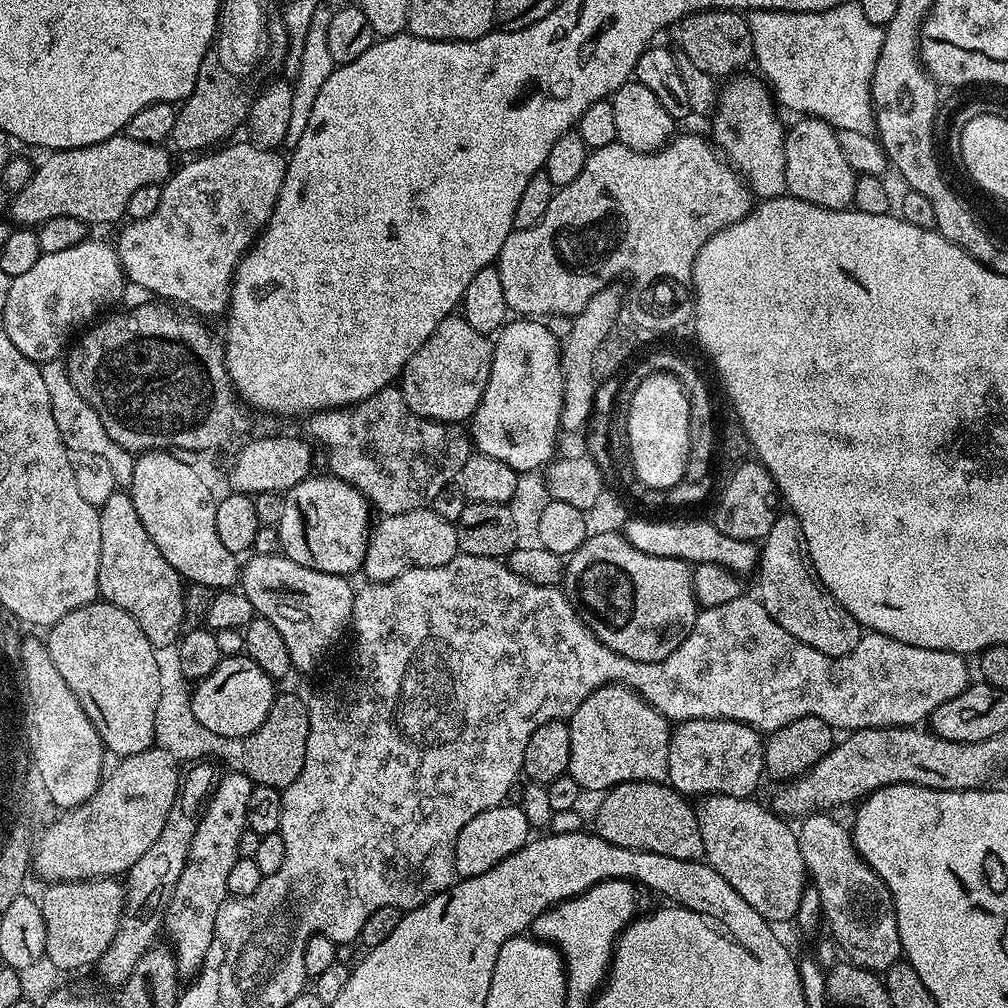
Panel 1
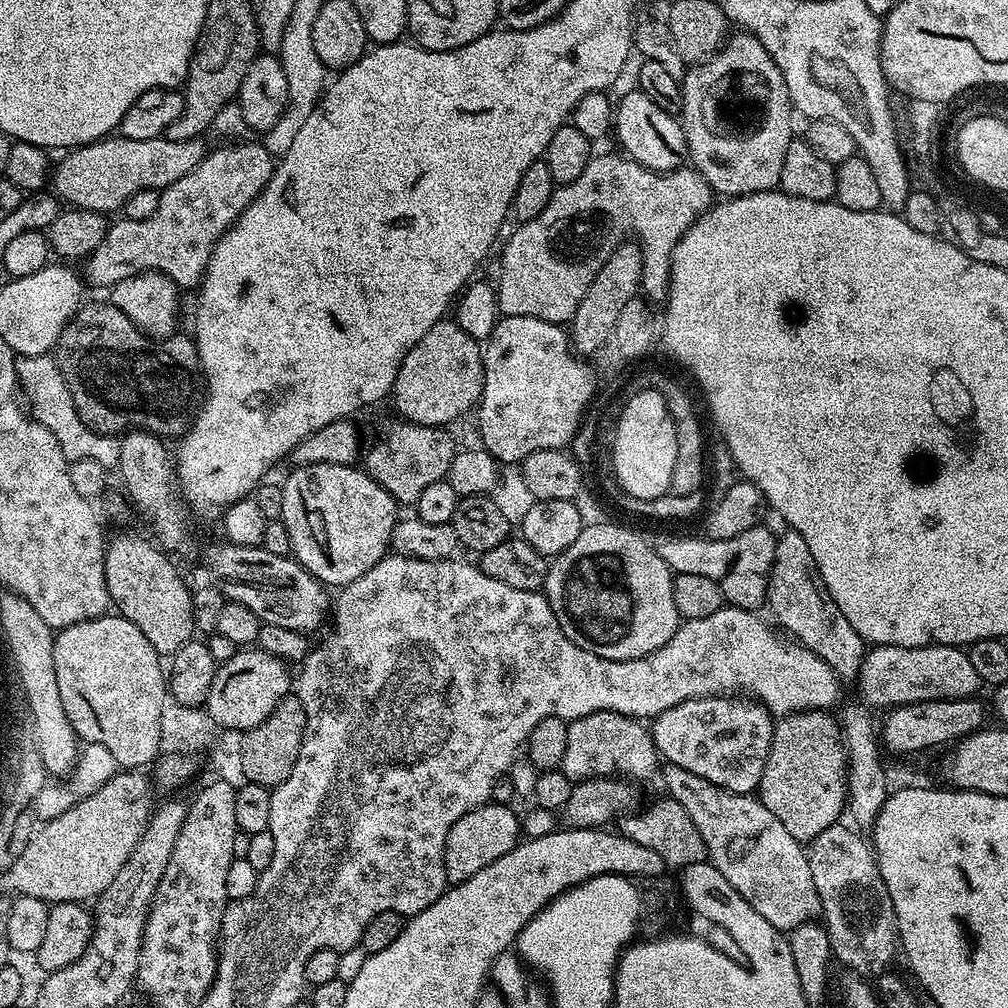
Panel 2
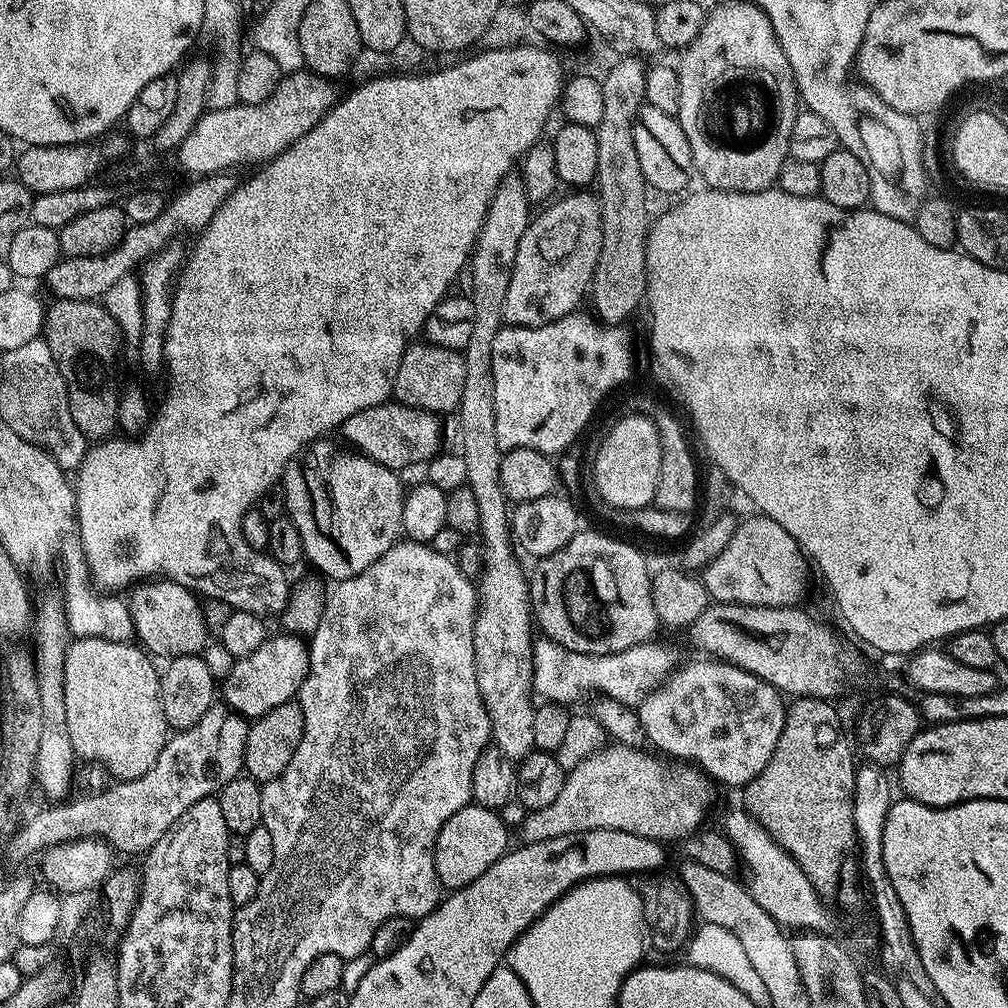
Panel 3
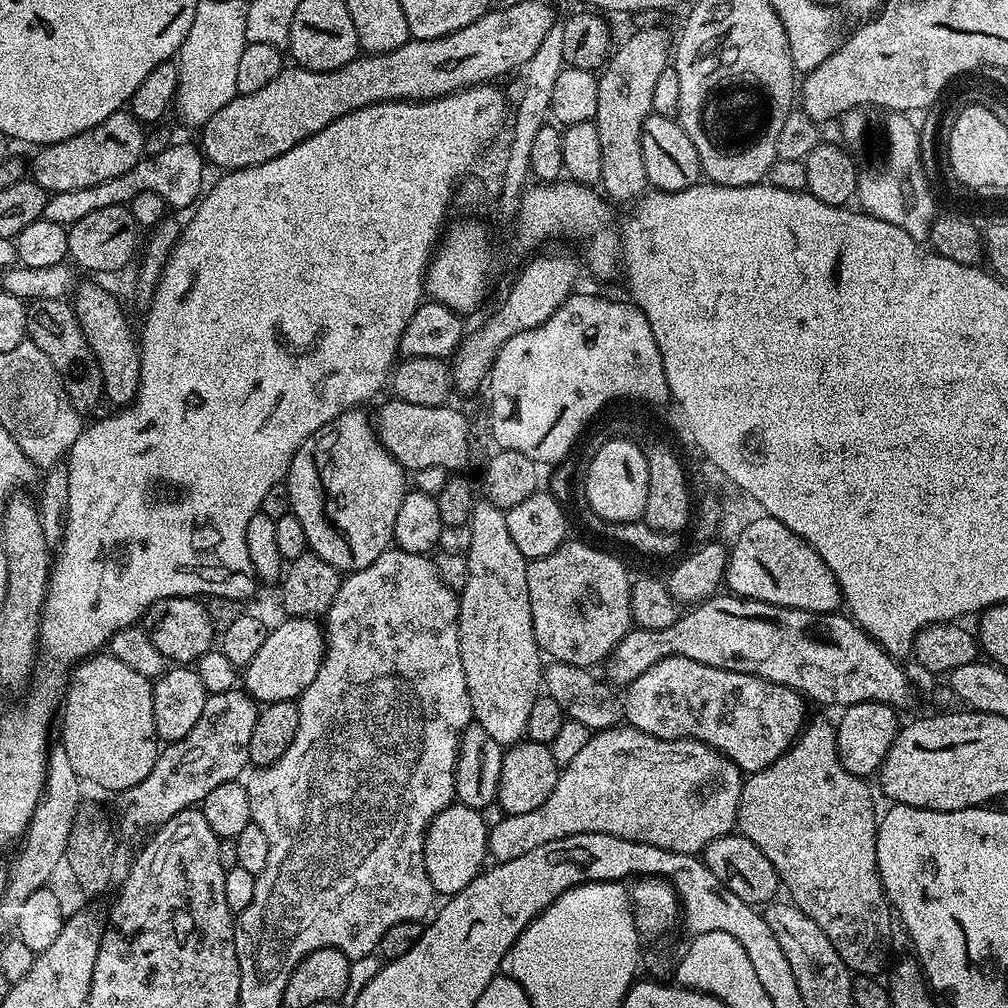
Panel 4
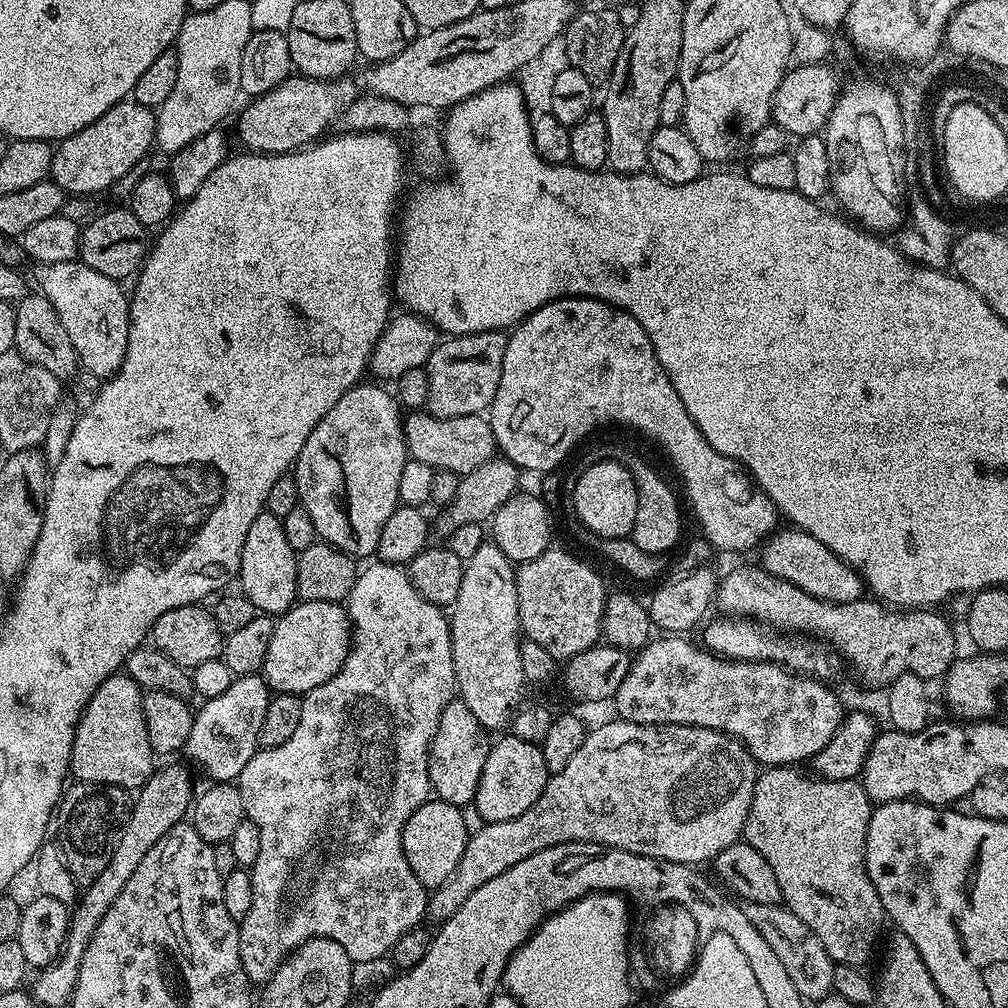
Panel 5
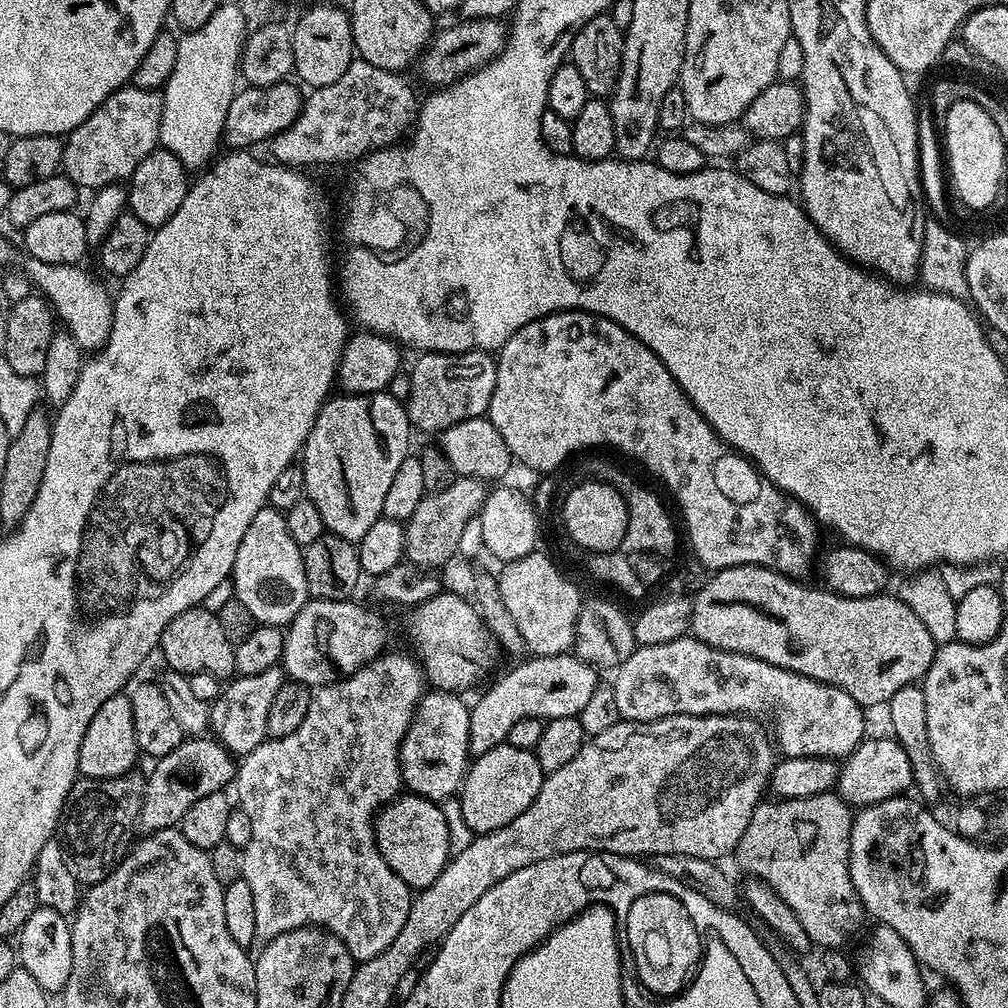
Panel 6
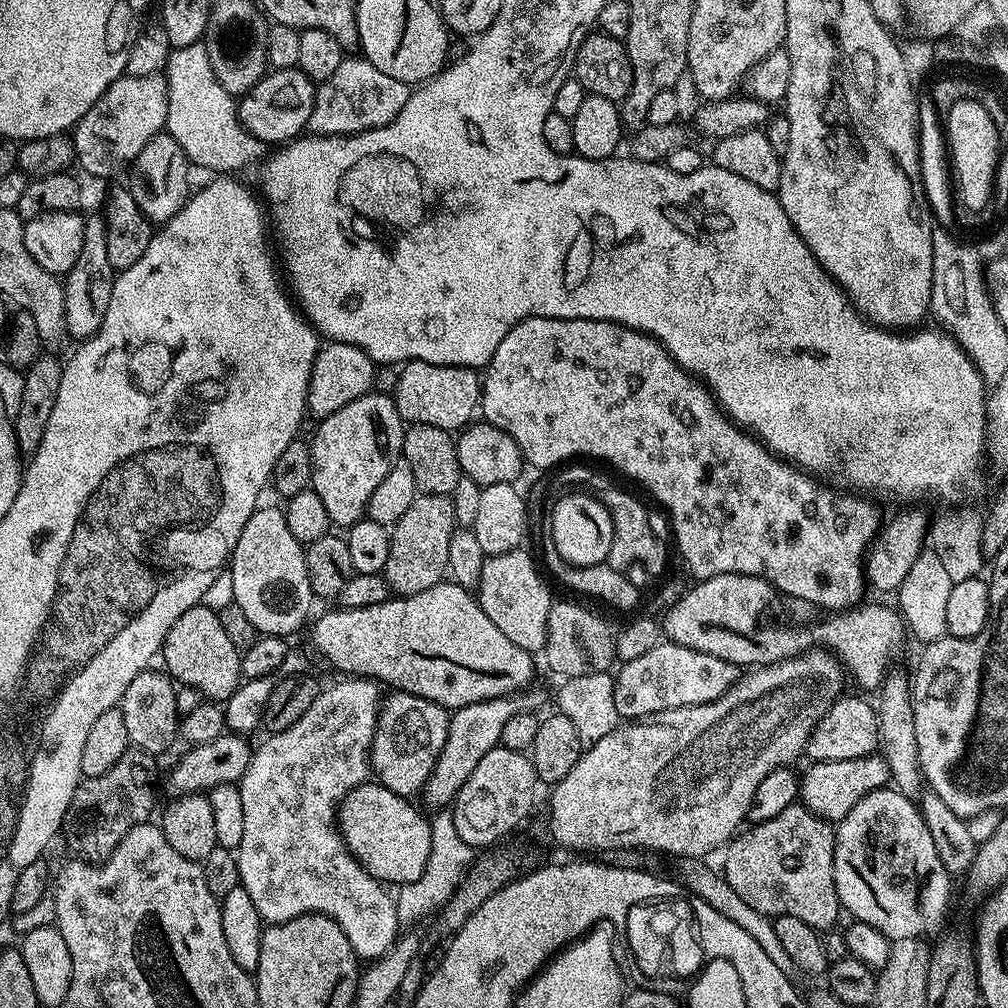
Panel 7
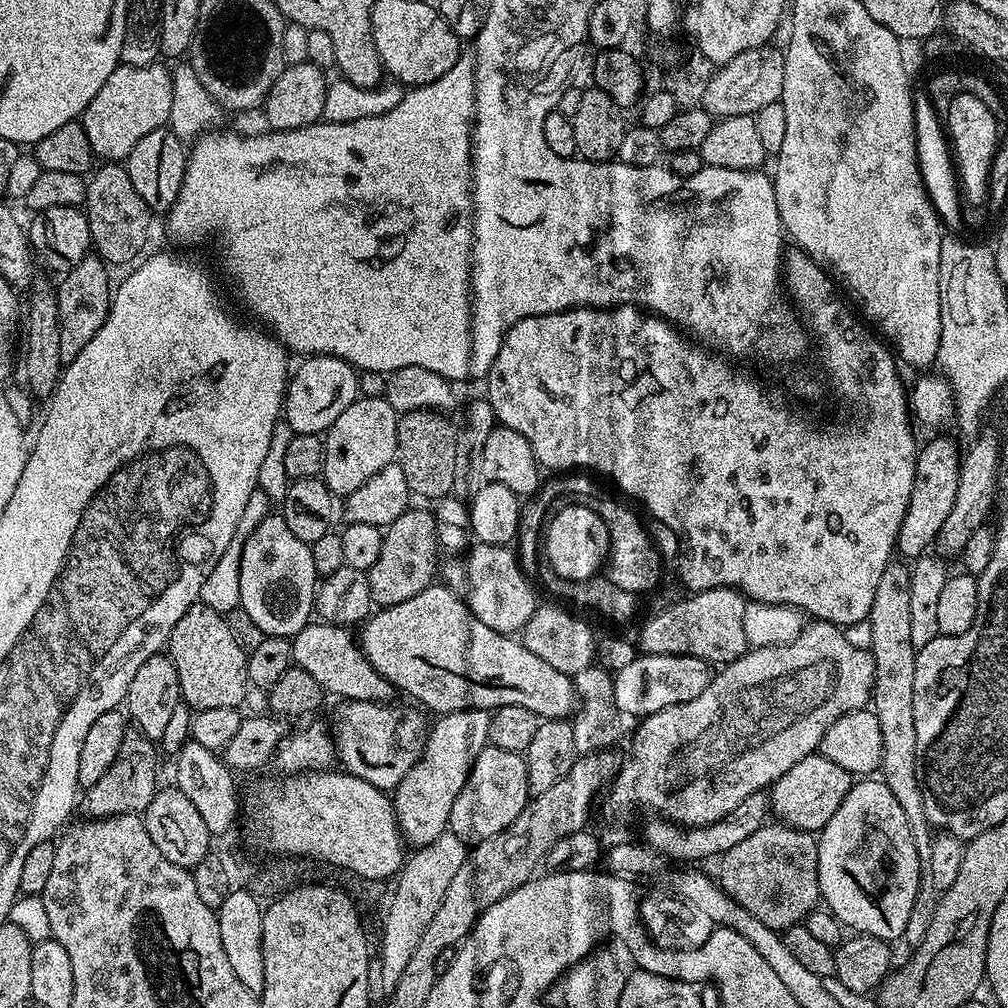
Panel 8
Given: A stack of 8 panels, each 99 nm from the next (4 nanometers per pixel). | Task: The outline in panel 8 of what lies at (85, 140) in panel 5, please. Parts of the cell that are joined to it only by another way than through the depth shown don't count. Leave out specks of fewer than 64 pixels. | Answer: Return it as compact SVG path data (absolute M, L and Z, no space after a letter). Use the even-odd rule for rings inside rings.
M157 62L146 66L130 66L120 63L114 74L102 82L102 90L90 98L82 123L86 138L90 138L93 157L104 162L127 161L130 150L138 146L138 138L169 123L174 97L173 73L164 69L162 64Z

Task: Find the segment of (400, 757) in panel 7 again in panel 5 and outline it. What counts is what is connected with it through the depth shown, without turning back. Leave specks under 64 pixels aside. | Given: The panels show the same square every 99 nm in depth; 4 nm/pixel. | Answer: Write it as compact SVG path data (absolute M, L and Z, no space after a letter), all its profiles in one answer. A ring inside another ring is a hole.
M456 698L447 704L439 719L439 728L428 756L428 776L437 799L459 808L469 805L475 799L478 778L481 777L486 755L492 745L488 736L487 729L478 722L464 701Z

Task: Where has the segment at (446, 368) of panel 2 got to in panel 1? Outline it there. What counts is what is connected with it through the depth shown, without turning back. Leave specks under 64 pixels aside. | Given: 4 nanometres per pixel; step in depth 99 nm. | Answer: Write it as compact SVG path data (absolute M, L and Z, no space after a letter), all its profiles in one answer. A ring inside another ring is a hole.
M453 314L438 322L434 334L414 350L398 377L398 387L402 398L406 398L406 406L422 418L443 424L471 421L490 378L492 345L493 341L485 333L474 330L463 315Z

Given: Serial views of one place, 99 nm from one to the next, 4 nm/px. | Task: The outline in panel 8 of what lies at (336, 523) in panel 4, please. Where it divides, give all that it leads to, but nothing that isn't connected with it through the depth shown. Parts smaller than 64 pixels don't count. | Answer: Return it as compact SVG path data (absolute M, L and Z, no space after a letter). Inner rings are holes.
M357 398L353 404L346 406L338 418L328 428L323 437L324 442L324 470L322 479L324 485L332 491L337 498L349 496L362 482L374 478L378 470L382 470L387 464L396 460L396 421L398 414L382 398Z

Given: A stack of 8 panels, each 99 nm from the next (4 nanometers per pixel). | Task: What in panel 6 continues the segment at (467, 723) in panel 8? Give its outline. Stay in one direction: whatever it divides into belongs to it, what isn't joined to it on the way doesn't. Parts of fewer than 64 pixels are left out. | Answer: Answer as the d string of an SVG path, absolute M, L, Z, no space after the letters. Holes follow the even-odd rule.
M563 652L557 656L532 656L521 659L505 676L500 676L492 684L489 692L484 692L469 707L469 750L473 757L486 754L486 750L494 750L494 746L505 743L510 729L516 723L522 722L522 718L538 718L542 721L554 718L566 718L567 716L579 717L583 707L586 706L598 687L597 669L592 665L580 660L574 654Z

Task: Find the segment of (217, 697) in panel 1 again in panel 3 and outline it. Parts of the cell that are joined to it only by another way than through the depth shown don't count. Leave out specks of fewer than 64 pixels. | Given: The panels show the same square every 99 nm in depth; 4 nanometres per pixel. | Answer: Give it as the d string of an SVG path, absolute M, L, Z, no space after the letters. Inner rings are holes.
M269 635L254 654L239 657L230 674L223 677L223 703L240 716L255 718L274 710L274 706L282 706L287 700L297 699L308 673L308 646L299 636L279 635Z

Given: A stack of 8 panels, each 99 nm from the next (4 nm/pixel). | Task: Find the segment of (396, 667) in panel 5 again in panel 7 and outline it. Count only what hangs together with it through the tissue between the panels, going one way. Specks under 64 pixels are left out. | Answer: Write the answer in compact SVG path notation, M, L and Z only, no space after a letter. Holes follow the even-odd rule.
M340 678L333 688L320 691L318 698L314 698L314 706L290 730L271 733L260 748L258 744L238 785L242 794L243 829L242 842L234 849L241 885L250 894L265 925L281 924L308 912L321 912L342 926L342 934L346 934L357 957L364 962L378 960L390 951L402 928L395 895L352 857L338 827L340 803L350 790L370 776L369 752L382 705L380 691L381 685L374 680Z

